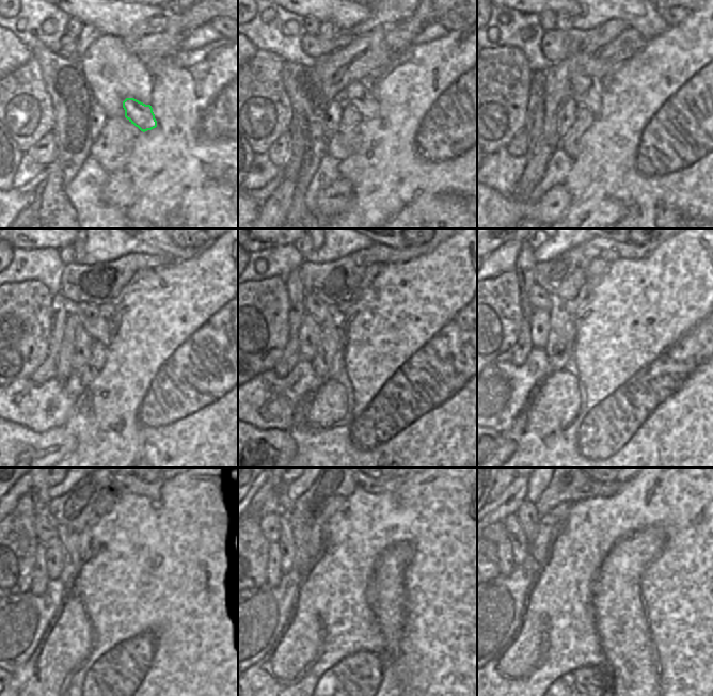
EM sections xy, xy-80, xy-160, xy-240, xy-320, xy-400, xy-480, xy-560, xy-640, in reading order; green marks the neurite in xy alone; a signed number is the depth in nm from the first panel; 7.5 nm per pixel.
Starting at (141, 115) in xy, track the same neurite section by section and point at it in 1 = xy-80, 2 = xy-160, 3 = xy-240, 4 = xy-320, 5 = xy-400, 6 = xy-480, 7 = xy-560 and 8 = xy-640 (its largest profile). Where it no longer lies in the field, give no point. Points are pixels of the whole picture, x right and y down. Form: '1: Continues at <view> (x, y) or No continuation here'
1: Continues at xy-80 (354, 94)
2: Continues at xy-160 (585, 92)
3: Continues at xy-240 (92, 321)
4: Continues at xy-320 (321, 312)
5: Continues at xy-400 (538, 298)
6: Continues at xy-480 (45, 532)
7: Continues at xy-560 (270, 524)
8: Continues at xy-640 (498, 534).

